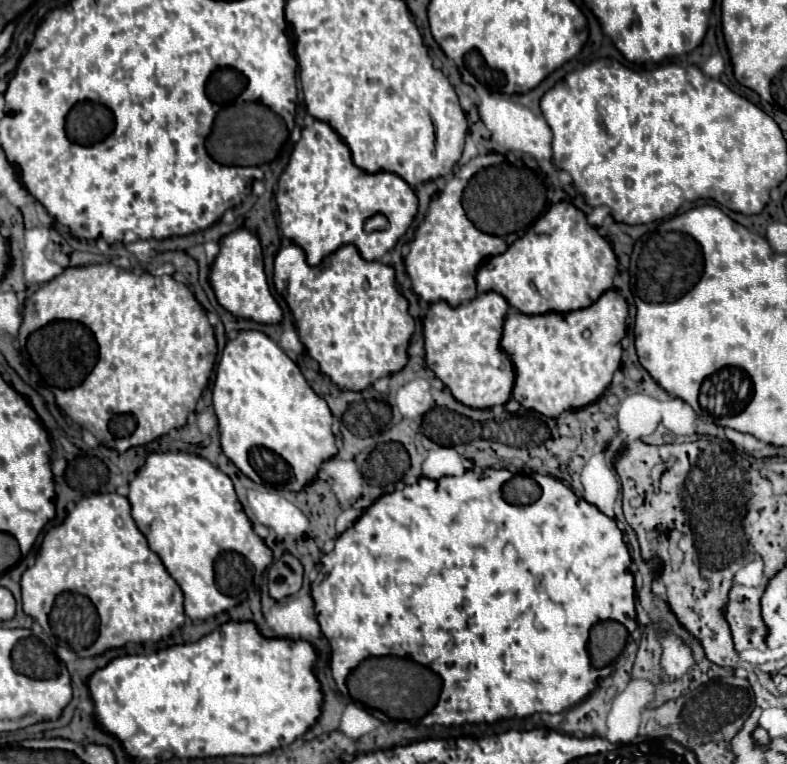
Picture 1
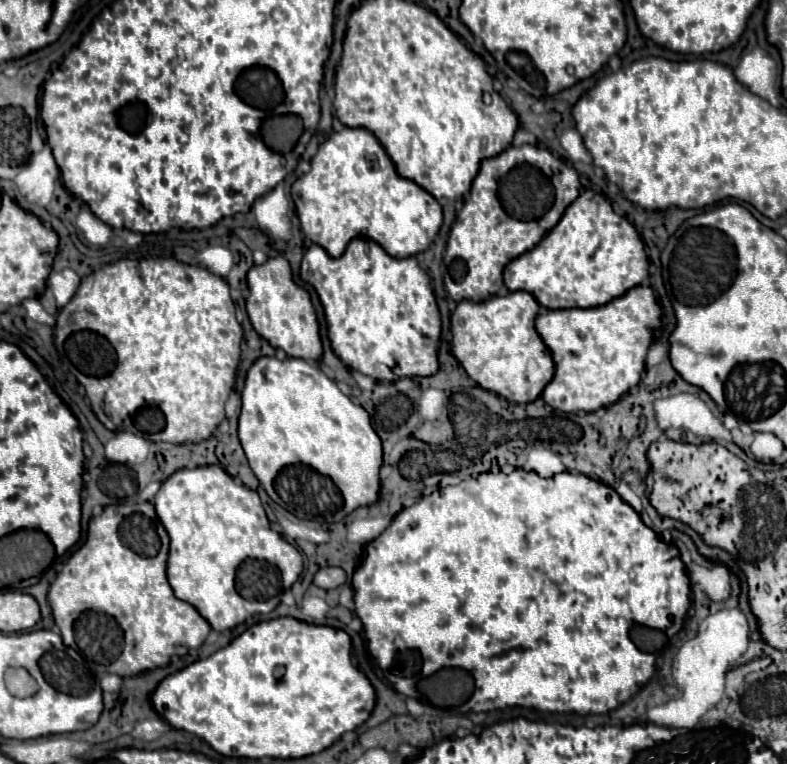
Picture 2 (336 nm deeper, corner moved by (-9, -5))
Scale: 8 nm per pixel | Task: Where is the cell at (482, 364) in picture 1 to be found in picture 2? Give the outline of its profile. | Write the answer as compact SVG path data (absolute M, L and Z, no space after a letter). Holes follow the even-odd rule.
M509 292L507 296L495 296L483 302L469 302L463 300L457 304L455 312L451 314L451 354L459 360L459 364L465 368L465 372L485 390L495 392L509 402L523 404L533 402L547 382L551 382L555 366L551 352L543 344L541 336L535 330L535 316L539 312L539 304L535 296L529 292Z

